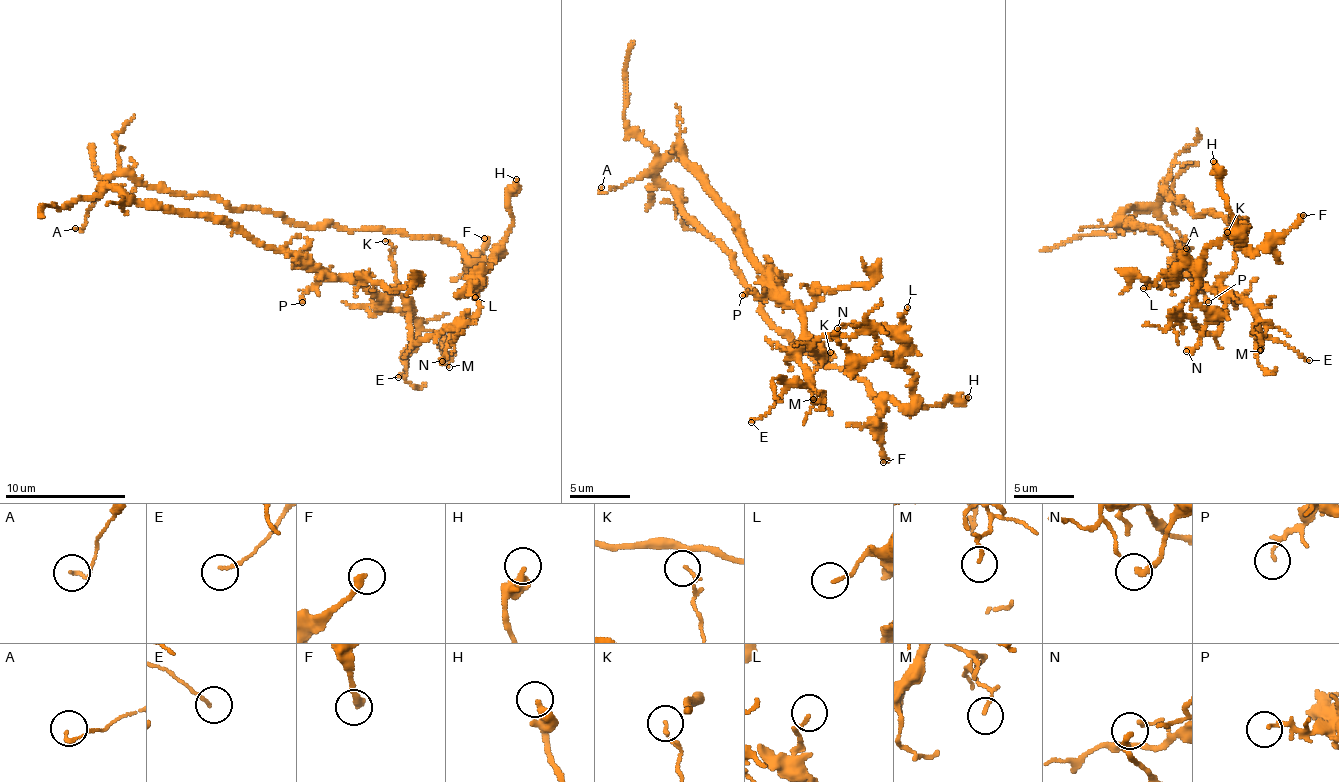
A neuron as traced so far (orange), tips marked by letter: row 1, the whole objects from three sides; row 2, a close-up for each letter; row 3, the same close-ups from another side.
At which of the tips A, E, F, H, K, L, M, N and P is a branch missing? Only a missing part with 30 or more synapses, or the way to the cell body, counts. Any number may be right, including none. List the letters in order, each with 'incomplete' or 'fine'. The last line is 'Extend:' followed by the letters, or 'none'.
A: fine
E: fine
F: fine
H: fine
K: fine
L: fine
M: fine
N: fine
P: fine
Extend: none

